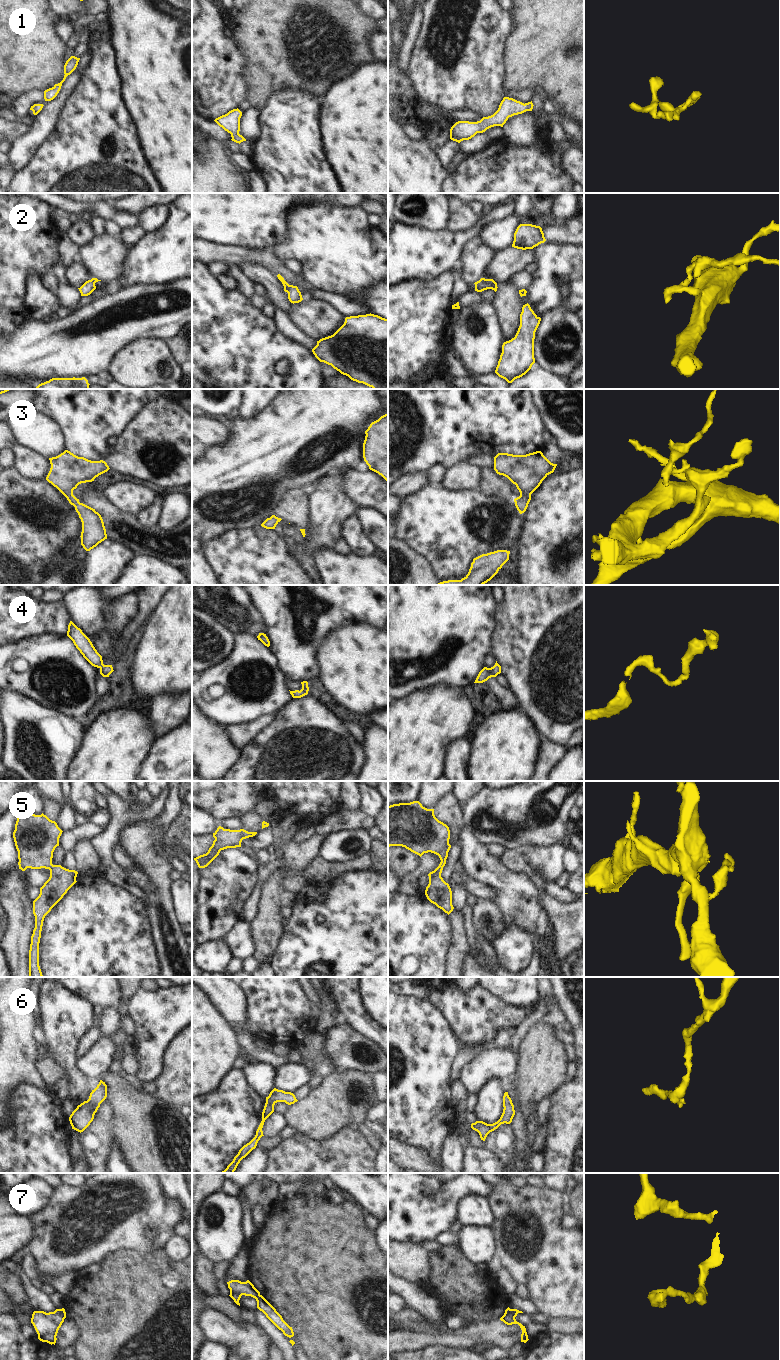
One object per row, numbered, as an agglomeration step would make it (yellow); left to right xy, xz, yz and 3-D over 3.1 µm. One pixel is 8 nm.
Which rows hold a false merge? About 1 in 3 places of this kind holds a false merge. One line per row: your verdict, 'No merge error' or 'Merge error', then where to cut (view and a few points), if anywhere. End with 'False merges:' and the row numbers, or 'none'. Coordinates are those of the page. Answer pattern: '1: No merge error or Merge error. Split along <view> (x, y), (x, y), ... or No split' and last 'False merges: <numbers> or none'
1: No merge error. No split
2: Merge error. Split along yz (480, 279), (496, 284)
3: No merge error. No split
4: No merge error. No split
5: No merge error. No split
6: No merge error. No split
7: Merge error. Split along xz (259, 1294), (255, 1298)
False merges: 2, 7

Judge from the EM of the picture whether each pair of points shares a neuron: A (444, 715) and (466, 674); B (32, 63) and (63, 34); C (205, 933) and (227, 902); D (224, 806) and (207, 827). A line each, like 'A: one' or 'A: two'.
A: two
B: two
C: one
D: two

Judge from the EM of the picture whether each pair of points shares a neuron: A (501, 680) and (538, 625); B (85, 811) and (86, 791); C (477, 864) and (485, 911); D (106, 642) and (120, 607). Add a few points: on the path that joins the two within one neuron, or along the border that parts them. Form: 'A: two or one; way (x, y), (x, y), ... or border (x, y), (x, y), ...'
A: two; border (501, 672), (506, 678), (511, 691)
B: one; way (85, 806), (85, 796)
C: two; border (492, 900), (498, 906), (503, 921)
D: one; way (113, 633), (120, 616)

